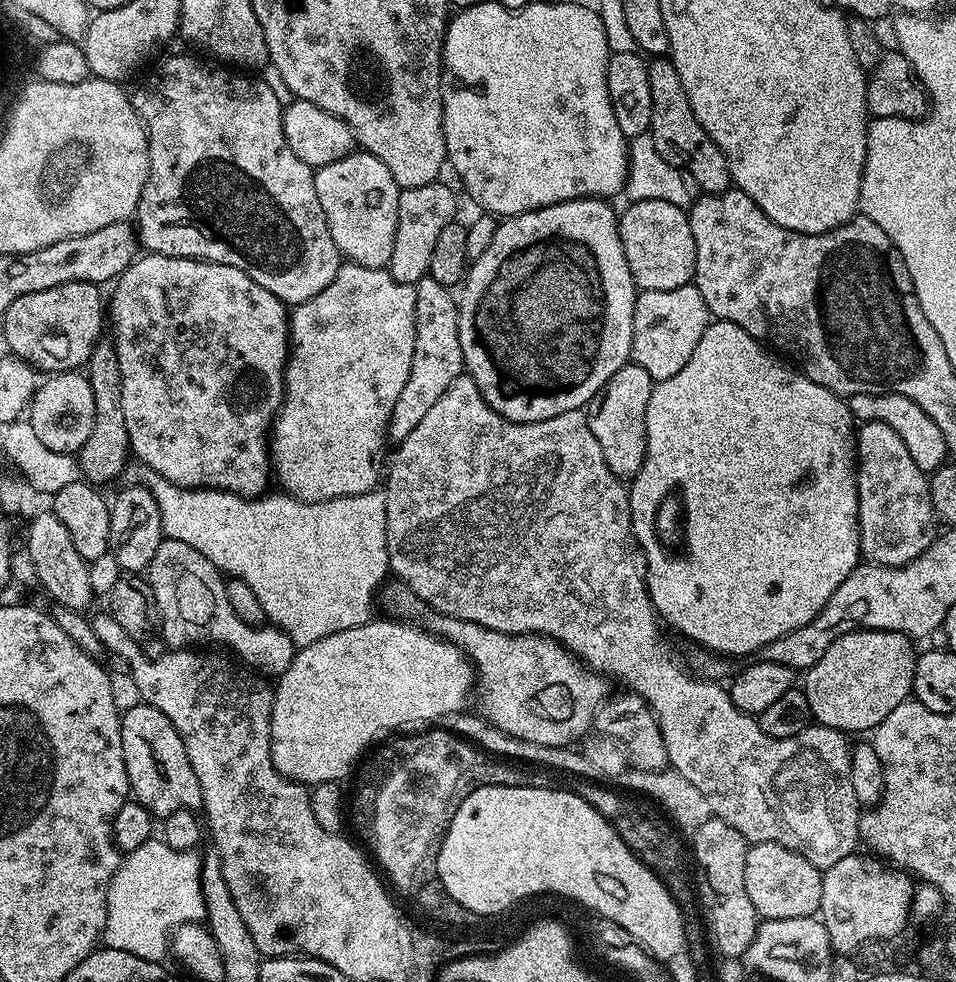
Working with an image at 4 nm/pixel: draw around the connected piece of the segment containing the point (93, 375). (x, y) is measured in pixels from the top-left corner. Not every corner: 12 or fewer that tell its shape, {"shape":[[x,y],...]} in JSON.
{"shape":[[102,338],[86,375],[96,395],[81,477],[105,486],[130,461],[116,347]]}

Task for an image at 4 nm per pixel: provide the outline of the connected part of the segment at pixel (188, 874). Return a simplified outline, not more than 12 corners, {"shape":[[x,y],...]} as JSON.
{"shape":[[153,838],[108,887],[103,943],[161,963],[208,915],[199,851]]}

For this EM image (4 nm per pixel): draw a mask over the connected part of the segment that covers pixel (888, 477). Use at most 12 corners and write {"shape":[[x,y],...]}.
{"shape":[[886,422],[856,434],[860,555],[891,568],[938,535],[928,476]]}

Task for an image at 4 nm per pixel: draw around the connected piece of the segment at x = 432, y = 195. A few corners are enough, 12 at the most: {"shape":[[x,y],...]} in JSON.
{"shape":[[444,182],[401,188],[386,271],[413,286],[457,216]]}

